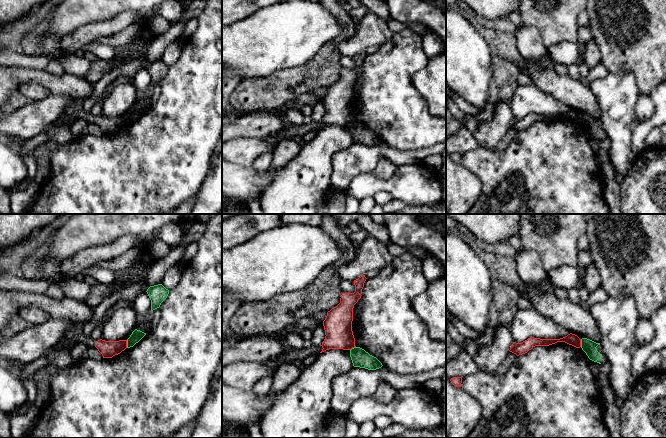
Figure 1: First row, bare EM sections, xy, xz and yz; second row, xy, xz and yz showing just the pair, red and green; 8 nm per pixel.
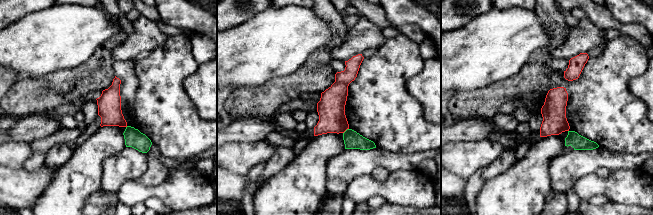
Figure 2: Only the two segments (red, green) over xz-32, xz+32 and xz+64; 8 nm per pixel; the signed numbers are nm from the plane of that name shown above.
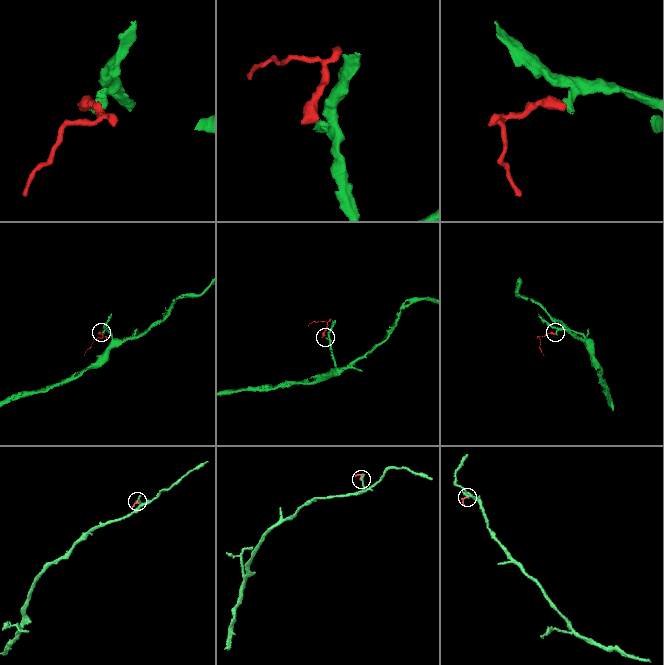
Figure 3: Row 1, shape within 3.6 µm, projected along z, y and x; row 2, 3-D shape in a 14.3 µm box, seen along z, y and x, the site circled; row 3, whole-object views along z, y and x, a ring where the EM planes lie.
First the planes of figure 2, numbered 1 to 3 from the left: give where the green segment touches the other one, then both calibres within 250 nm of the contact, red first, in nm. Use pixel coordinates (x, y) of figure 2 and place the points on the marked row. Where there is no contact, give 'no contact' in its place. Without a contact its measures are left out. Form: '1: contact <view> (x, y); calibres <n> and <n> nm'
1: no contact
2: contact xz+32 (345, 130); calibres 220 and 140 nm
3: no contact

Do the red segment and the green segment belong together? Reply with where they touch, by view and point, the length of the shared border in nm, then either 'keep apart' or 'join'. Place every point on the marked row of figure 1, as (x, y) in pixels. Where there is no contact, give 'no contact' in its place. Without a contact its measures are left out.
xy (126, 344) | 60 nm | keep apart

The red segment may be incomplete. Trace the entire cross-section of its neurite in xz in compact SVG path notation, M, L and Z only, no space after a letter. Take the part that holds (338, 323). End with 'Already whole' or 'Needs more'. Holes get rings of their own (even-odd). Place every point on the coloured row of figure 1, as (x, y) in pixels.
M363 275L354 280L355 292L342 293L340 303L327 312L323 321L326 336L320 353L329 349L351 350L356 347L352 331L353 308L361 298L366 279Z. Already whole

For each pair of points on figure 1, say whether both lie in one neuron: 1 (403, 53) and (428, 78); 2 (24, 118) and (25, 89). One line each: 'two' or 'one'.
1: two
2: two

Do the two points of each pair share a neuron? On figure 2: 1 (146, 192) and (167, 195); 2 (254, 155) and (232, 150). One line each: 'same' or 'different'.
1: same
2: same

